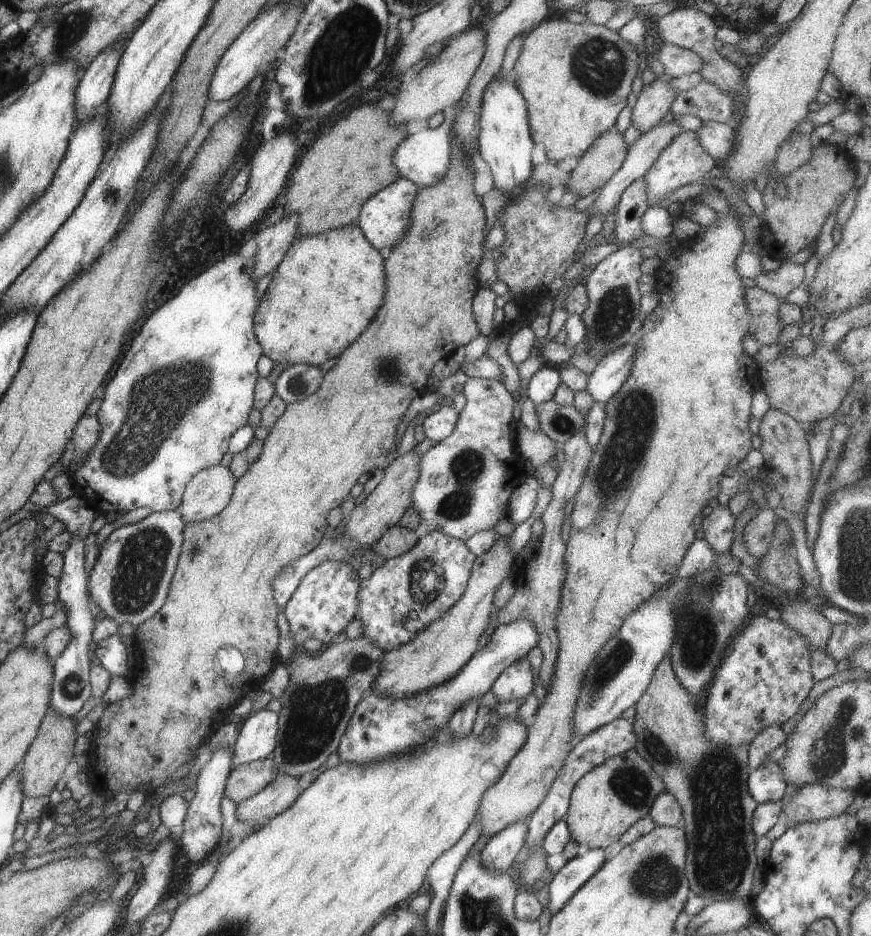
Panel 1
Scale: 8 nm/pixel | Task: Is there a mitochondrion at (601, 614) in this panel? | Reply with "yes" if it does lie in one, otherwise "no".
no

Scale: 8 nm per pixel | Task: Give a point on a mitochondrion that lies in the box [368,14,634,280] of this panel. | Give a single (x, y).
(600, 65)

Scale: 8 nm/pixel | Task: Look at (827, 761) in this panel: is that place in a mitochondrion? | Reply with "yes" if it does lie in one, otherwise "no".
yes

